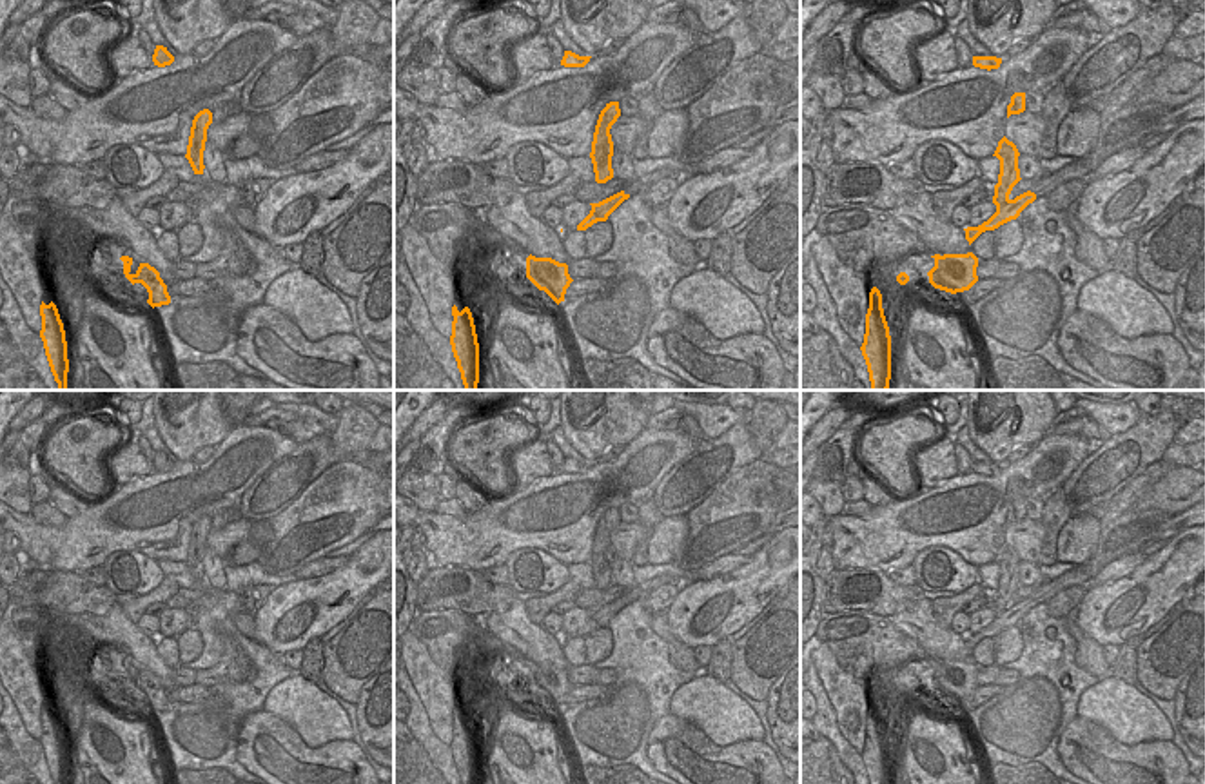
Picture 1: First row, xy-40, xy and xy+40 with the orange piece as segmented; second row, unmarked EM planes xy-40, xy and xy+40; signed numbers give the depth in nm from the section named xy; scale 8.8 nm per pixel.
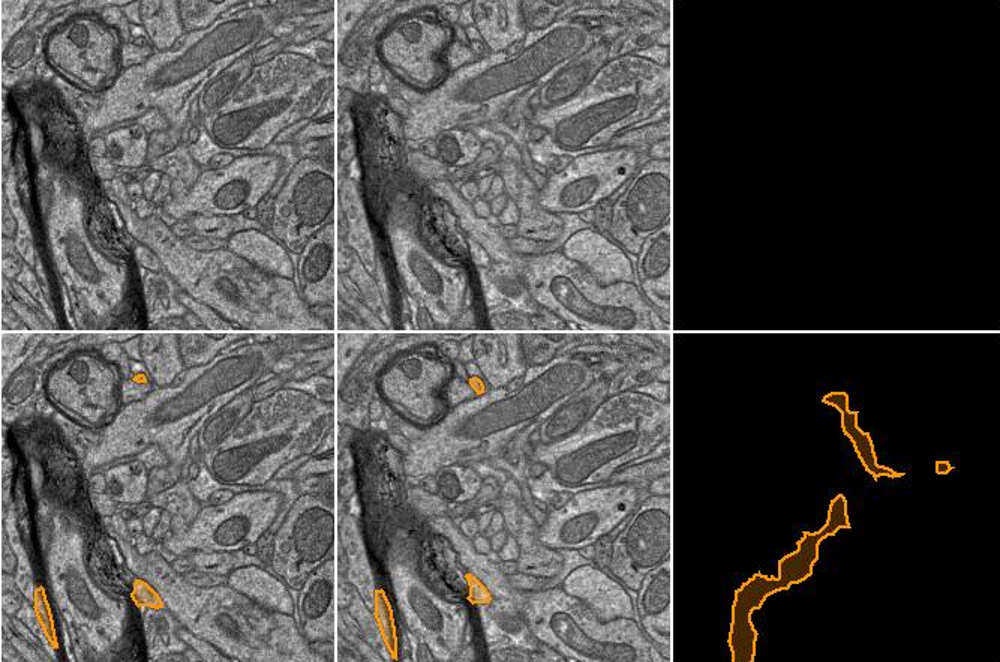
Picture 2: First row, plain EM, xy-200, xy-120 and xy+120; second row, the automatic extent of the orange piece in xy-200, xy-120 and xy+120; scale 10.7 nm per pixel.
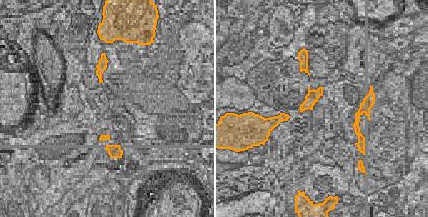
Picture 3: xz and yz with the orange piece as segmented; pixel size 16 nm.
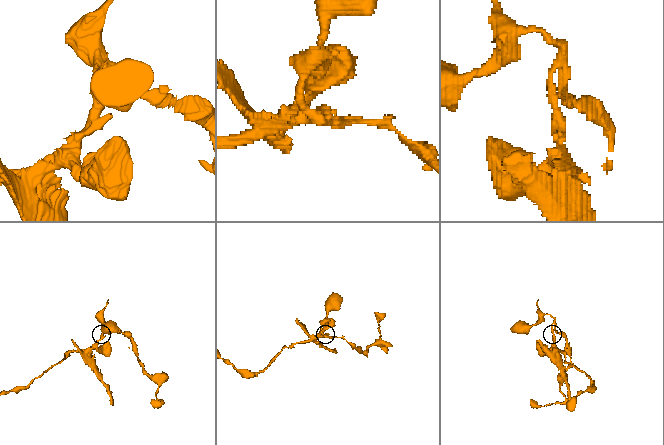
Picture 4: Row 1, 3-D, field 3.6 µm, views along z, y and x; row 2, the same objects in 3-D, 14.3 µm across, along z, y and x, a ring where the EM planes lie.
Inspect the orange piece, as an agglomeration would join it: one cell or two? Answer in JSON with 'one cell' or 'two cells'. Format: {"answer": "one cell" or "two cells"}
{"answer": "two cells"}

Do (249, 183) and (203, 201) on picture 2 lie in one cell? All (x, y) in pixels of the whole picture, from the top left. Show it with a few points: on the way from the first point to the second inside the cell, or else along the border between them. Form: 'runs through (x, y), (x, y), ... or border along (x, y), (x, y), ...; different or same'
runs through (237, 186), (215, 194); same

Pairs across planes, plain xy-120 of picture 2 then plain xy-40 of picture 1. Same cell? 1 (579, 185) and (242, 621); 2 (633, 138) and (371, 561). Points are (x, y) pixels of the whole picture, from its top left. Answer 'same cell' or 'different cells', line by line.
1: different cells
2: different cells

